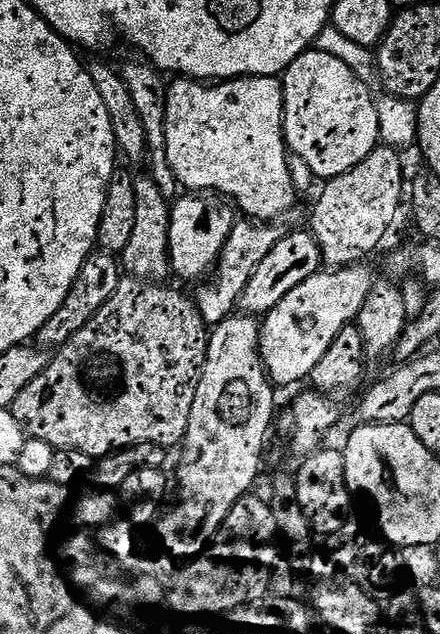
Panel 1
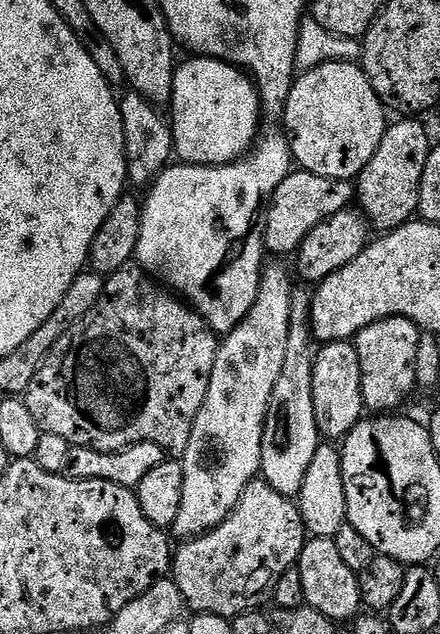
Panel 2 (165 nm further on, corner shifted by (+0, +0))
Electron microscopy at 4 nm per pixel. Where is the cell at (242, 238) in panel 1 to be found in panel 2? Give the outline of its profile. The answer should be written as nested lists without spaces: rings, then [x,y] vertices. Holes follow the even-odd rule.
[[[303,170],[293,171],[283,180],[282,185],[278,186],[278,190],[272,195],[270,205],[267,207],[265,249],[274,256],[293,255],[299,251],[301,242],[309,236],[311,230],[316,229],[320,224],[324,224],[334,214],[345,211],[351,205],[349,204],[350,200],[353,201],[355,196],[356,190],[351,181],[322,178],[313,172]]]

